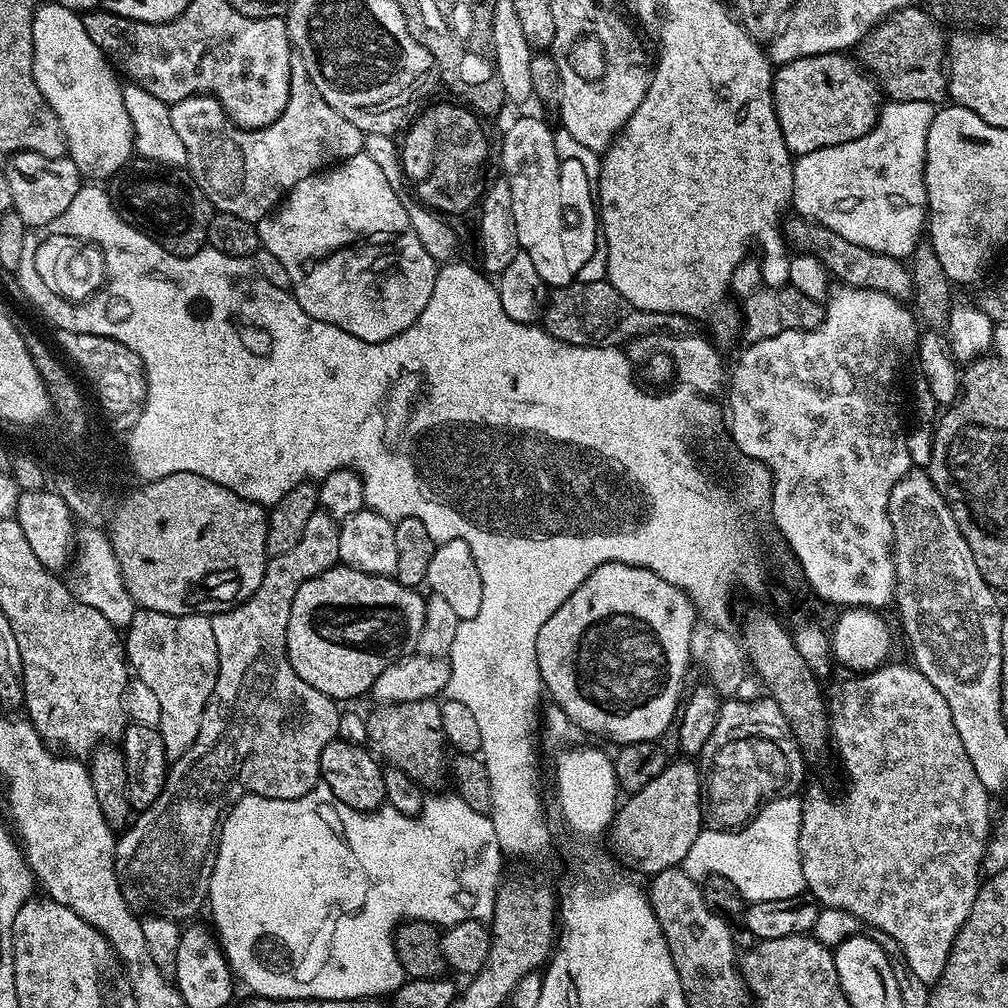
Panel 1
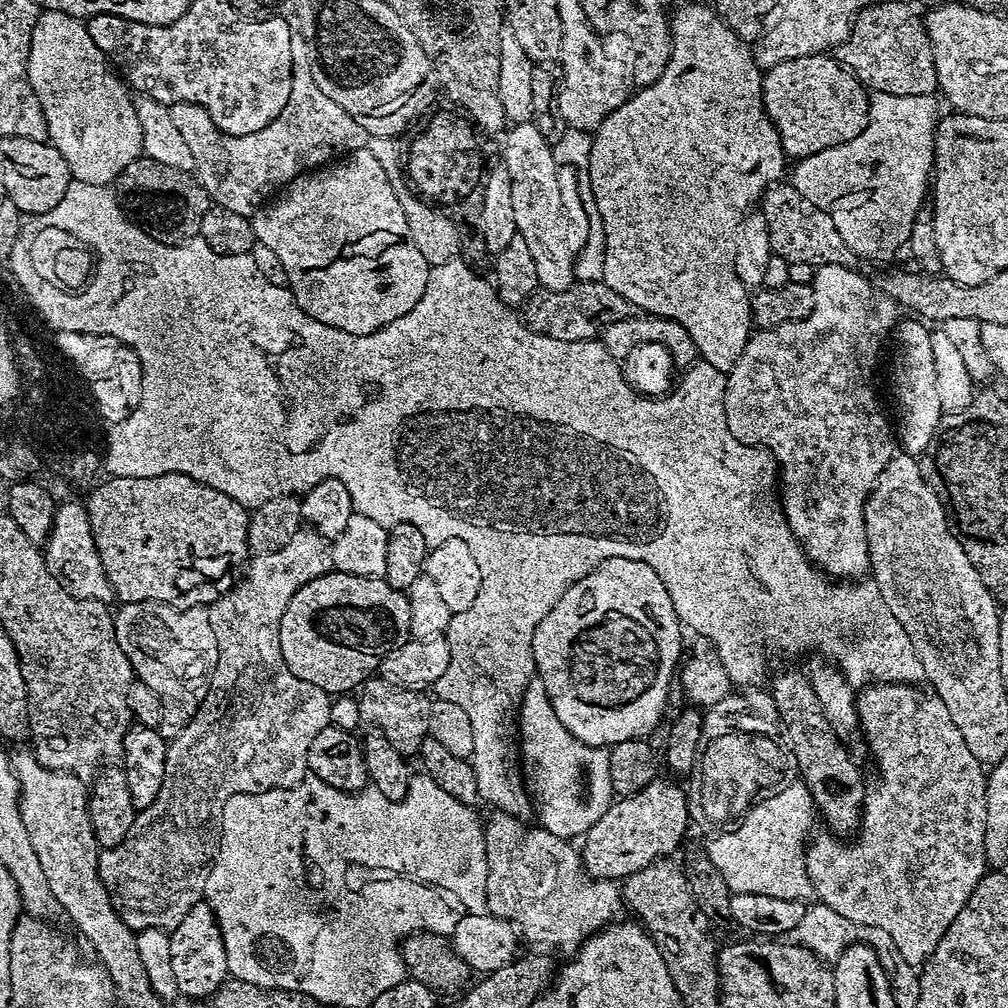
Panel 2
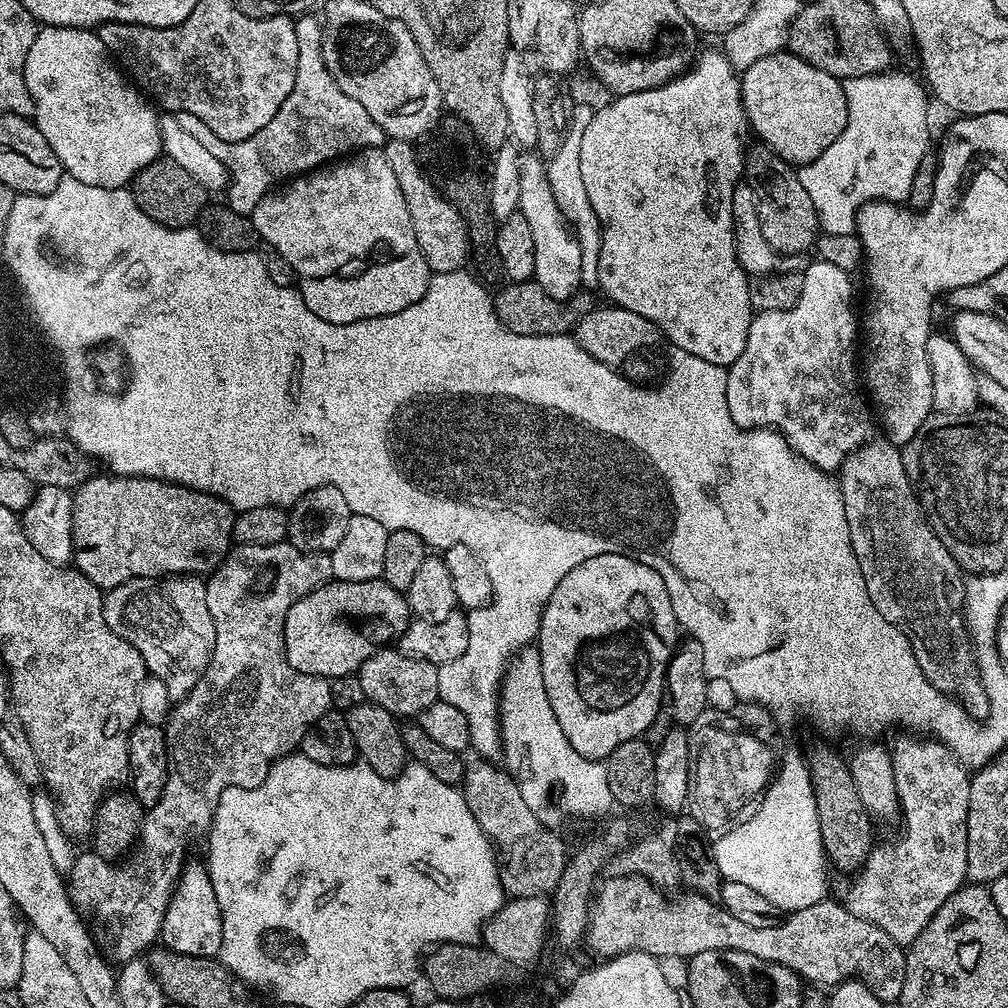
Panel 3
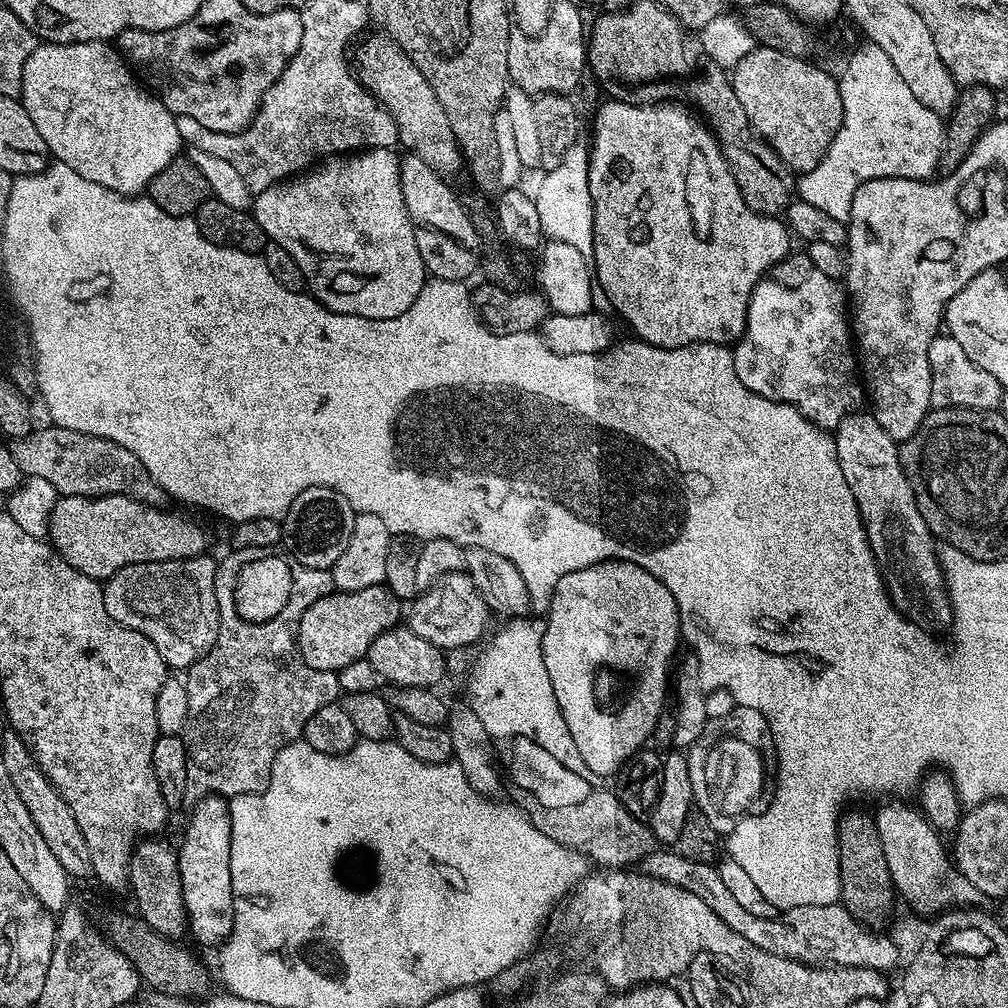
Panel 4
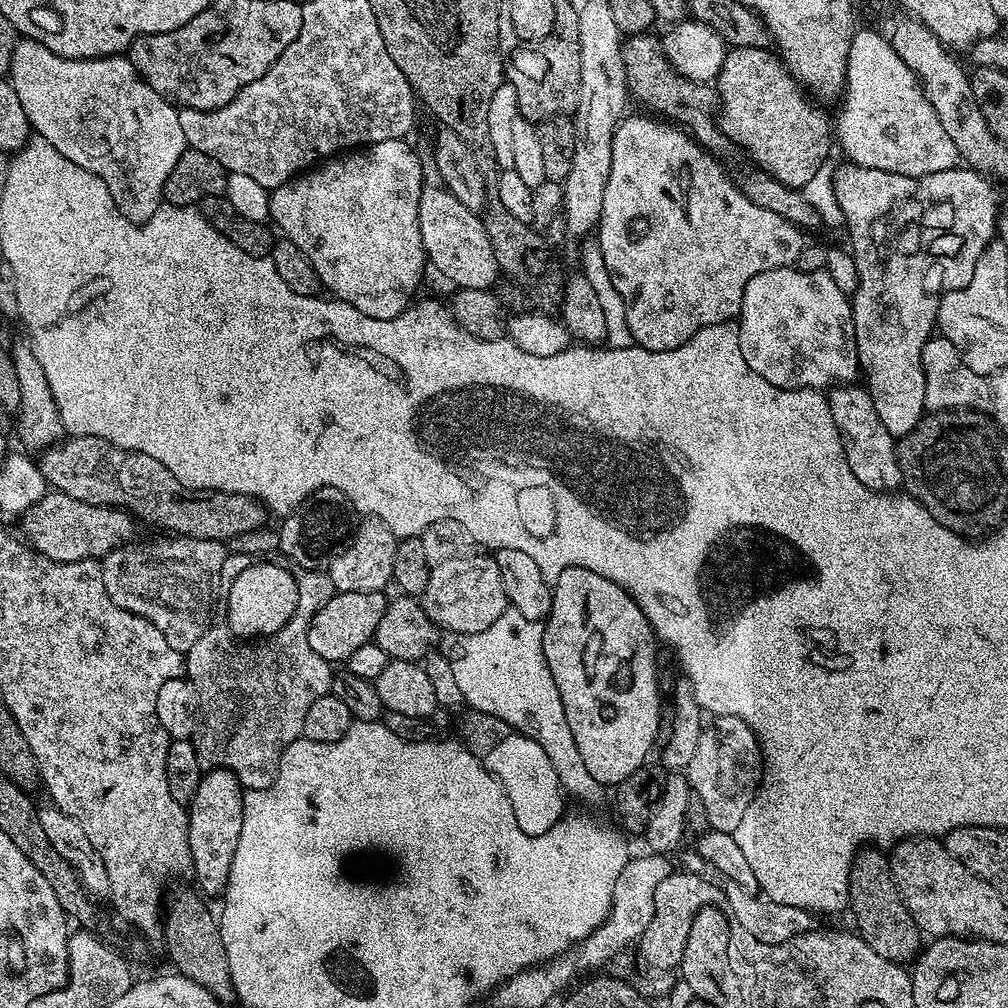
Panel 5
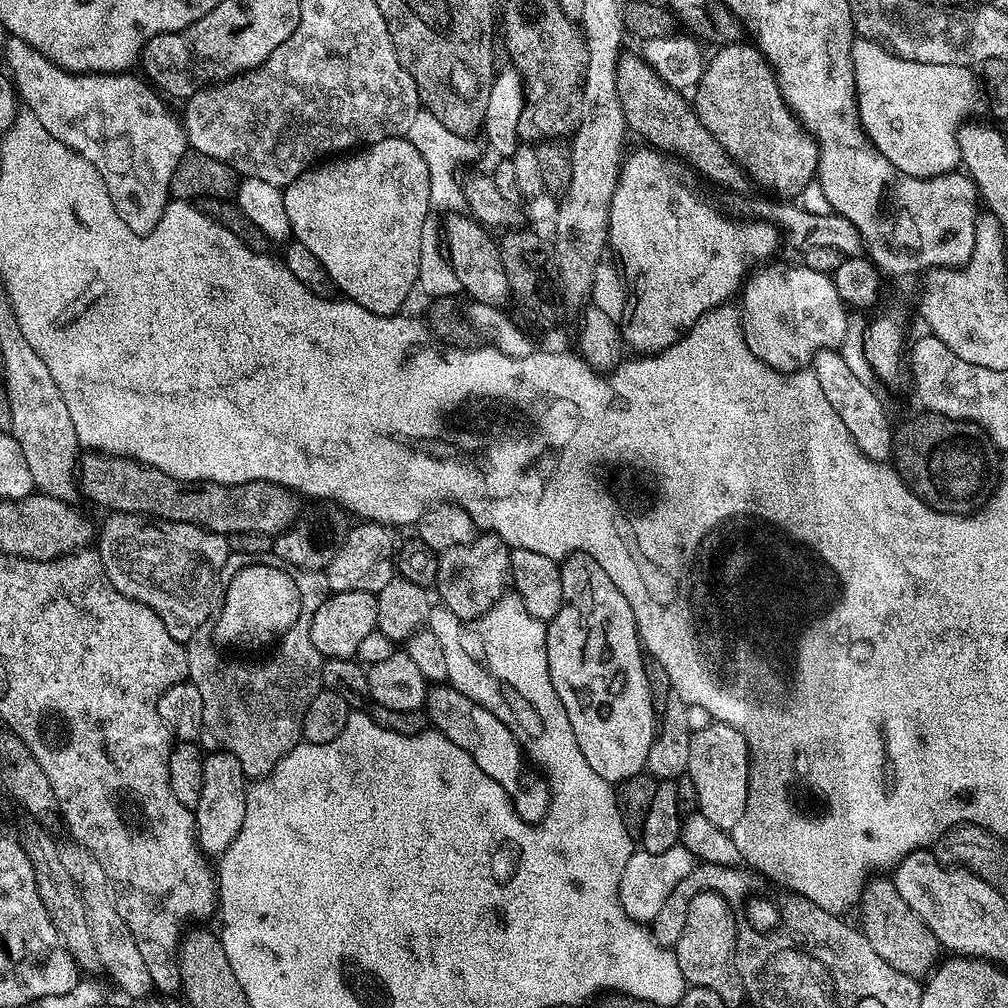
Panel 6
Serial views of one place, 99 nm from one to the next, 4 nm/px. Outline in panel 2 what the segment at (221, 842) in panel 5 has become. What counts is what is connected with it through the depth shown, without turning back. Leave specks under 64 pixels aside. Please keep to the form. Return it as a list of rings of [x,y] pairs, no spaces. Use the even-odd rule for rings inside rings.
[[[206,902],[193,905],[182,919],[171,929],[169,935],[170,965],[174,970],[174,981],[181,997],[211,997],[225,980],[229,979],[226,962],[224,935],[220,932],[220,923],[211,906]]]

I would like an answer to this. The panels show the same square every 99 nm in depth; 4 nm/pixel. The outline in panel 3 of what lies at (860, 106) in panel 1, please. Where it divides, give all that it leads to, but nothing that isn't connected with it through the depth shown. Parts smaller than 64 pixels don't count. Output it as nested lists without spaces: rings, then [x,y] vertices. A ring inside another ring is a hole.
[[[788,50],[758,58],[754,66],[743,69],[740,93],[751,131],[757,132],[767,147],[793,166],[810,166],[820,159],[848,121],[843,83]]]

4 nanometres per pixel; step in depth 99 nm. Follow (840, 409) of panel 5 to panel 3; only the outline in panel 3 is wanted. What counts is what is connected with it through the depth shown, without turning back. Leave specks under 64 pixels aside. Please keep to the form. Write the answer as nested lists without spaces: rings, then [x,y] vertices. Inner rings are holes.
[[[887,442],[876,443],[865,444],[854,458],[845,460],[842,469],[852,549],[862,566],[870,598],[886,622],[908,635],[930,683],[963,705],[968,715],[983,717],[988,711],[988,695],[966,615],[965,573],[932,529],[906,474],[901,449]]]

